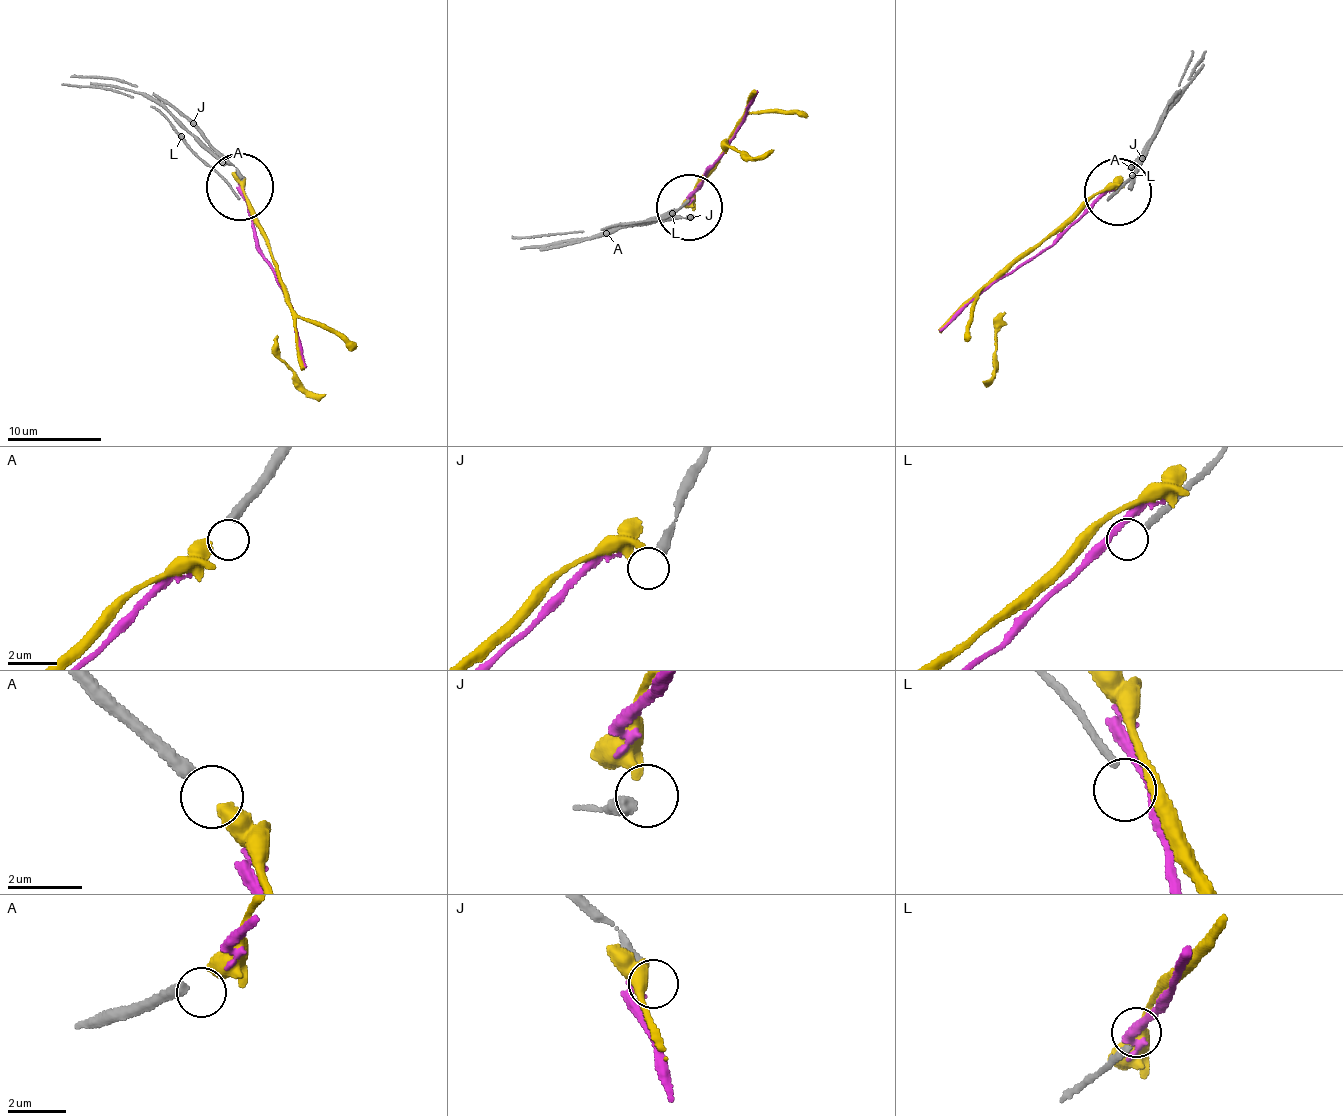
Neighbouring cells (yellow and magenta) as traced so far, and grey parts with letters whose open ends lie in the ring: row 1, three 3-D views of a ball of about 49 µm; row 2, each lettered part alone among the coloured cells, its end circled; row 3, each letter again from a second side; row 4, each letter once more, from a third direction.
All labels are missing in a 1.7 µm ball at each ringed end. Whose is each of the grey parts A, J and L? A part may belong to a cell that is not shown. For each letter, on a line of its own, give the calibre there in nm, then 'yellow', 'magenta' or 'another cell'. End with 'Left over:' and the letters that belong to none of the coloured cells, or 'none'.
A: 360 nm | yellow
J: 360 nm | another cell
L: 200 nm | another cell
Left over: J, L

